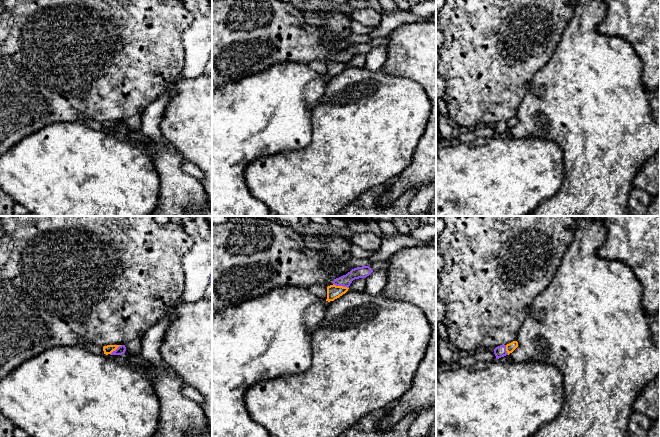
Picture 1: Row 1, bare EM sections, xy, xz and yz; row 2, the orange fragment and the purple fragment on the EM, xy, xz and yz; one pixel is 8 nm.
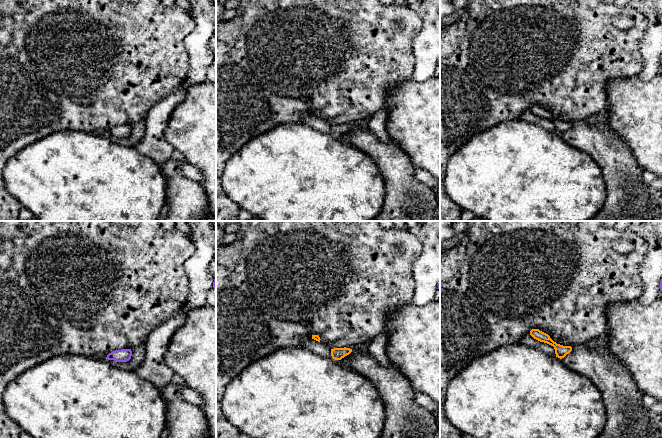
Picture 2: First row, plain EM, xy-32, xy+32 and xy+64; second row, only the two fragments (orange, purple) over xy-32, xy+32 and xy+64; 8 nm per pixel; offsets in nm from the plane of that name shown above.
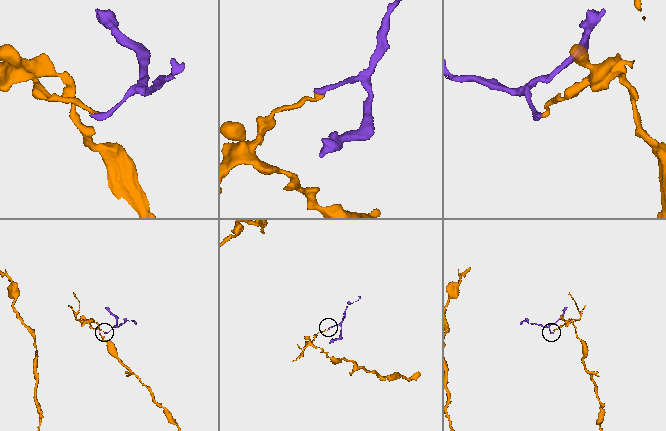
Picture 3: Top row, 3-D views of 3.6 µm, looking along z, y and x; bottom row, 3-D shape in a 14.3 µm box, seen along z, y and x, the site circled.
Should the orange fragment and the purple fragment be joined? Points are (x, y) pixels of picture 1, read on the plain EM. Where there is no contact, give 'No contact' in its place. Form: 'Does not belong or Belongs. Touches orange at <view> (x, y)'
Does not belong. Touches orange at xz (341, 62)

